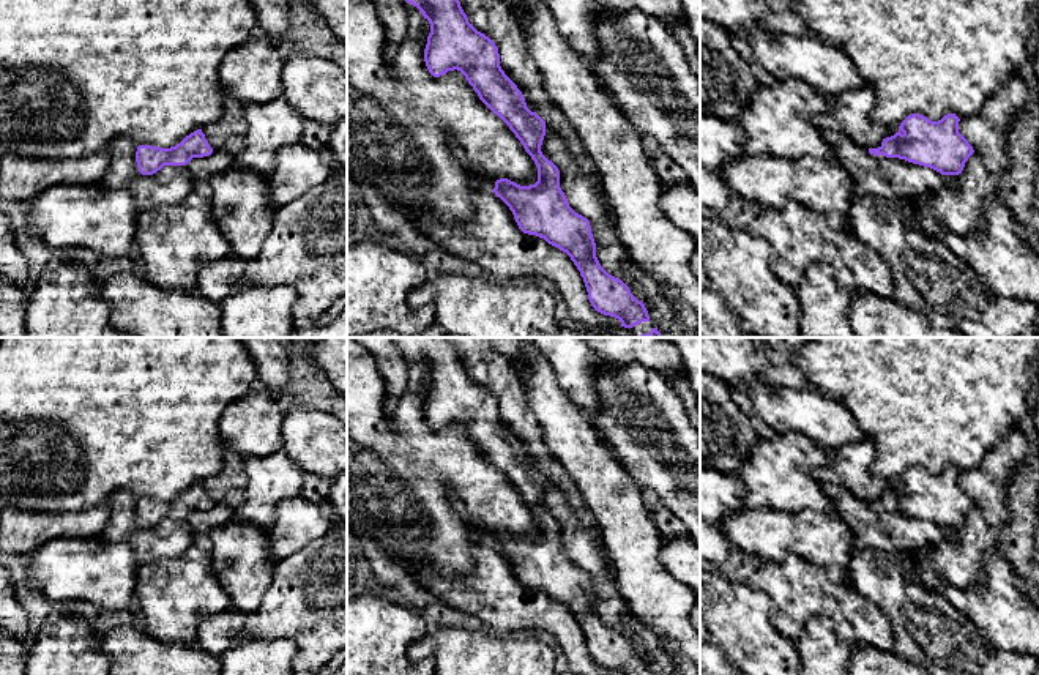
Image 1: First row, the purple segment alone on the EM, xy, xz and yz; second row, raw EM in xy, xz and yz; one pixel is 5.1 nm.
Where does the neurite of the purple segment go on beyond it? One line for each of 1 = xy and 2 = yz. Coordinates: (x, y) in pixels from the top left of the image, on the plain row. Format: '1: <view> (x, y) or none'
1: none
2: none

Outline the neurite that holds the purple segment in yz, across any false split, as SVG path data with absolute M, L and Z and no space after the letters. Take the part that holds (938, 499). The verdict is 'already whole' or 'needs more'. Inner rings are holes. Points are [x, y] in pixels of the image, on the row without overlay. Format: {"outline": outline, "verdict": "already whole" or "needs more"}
{"outline": "M911 467L900 476L894 489L883 492L878 502L869 502L869 506L905 513L941 528L959 528L974 506L959 486L959 475L955 467L948 467L938 475Z", "verdict": "already whole"}

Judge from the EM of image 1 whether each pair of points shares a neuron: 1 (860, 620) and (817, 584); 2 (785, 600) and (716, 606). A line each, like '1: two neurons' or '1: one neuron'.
1: one neuron
2: two neurons

